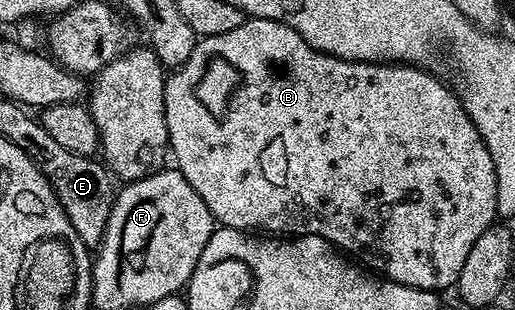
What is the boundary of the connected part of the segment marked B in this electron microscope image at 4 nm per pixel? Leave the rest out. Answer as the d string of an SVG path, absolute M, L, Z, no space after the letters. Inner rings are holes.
M247 17L241 23L241 27L233 27L233 31L225 31L225 35L209 35L208 37L198 38L193 47L193 55L189 55L189 59L185 59L185 63L174 70L174 72L164 80L163 98L165 99L165 123L167 124L169 153L173 161L175 157L176 162L174 161L174 164L177 166L179 173L185 175L185 179L189 179L189 187L193 187L193 191L197 191L197 195L201 195L201 199L205 199L205 207L209 207L209 211L214 215L216 222L218 222L220 226L242 229L244 231L258 231L263 235L324 237L326 241L335 246L336 249L354 258L360 266L366 267L376 274L382 275L386 280L396 281L405 287L444 291L443 289L449 288L450 285L452 288L452 286L458 282L459 276L461 275L461 267L465 267L465 258L469 256L469 250L473 248L473 243L477 243L477 239L481 239L481 235L484 231L496 224L497 214L499 212L499 208L497 207L497 175L493 167L493 159L489 155L489 147L485 147L483 136L477 131L477 127L471 122L467 112L463 110L463 105L458 99L456 90L452 88L452 86L450 89L445 82L438 81L433 74L427 72L431 71L423 67L416 67L406 63L346 61L340 57L334 57L333 55L322 53L313 47L309 47L309 43L305 43L301 39L301 35L297 35L297 31L293 31L293 27L289 27L284 21L261 19L260 17Z

